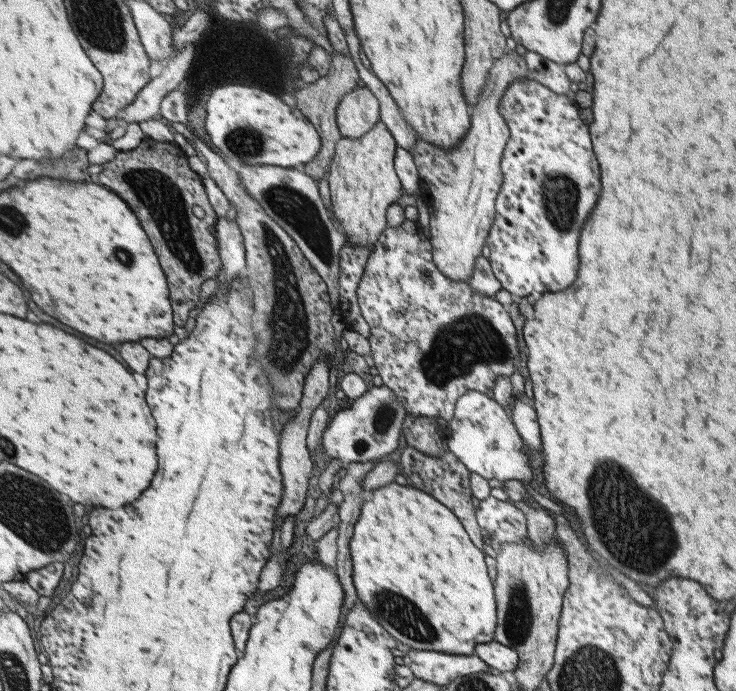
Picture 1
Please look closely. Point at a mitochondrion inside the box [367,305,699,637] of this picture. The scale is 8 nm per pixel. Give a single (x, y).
(610, 519)

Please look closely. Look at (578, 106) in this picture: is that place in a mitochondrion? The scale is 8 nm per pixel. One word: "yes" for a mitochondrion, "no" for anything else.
no

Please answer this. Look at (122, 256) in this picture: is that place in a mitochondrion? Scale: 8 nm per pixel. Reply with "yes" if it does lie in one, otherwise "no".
yes

